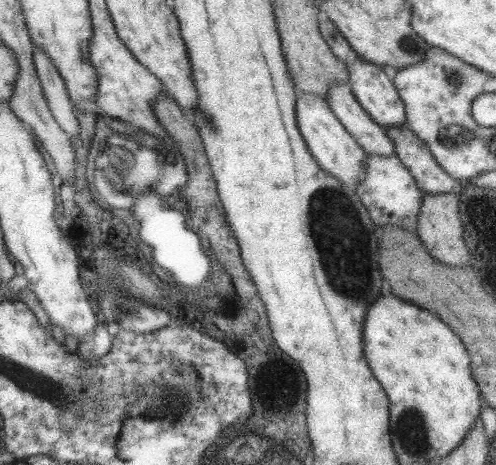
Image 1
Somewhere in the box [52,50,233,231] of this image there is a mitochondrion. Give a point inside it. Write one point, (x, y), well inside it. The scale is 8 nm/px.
(210, 121)

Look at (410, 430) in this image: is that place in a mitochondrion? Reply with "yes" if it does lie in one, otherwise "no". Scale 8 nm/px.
yes

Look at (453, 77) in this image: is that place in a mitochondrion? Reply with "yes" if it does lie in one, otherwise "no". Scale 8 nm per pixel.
no

